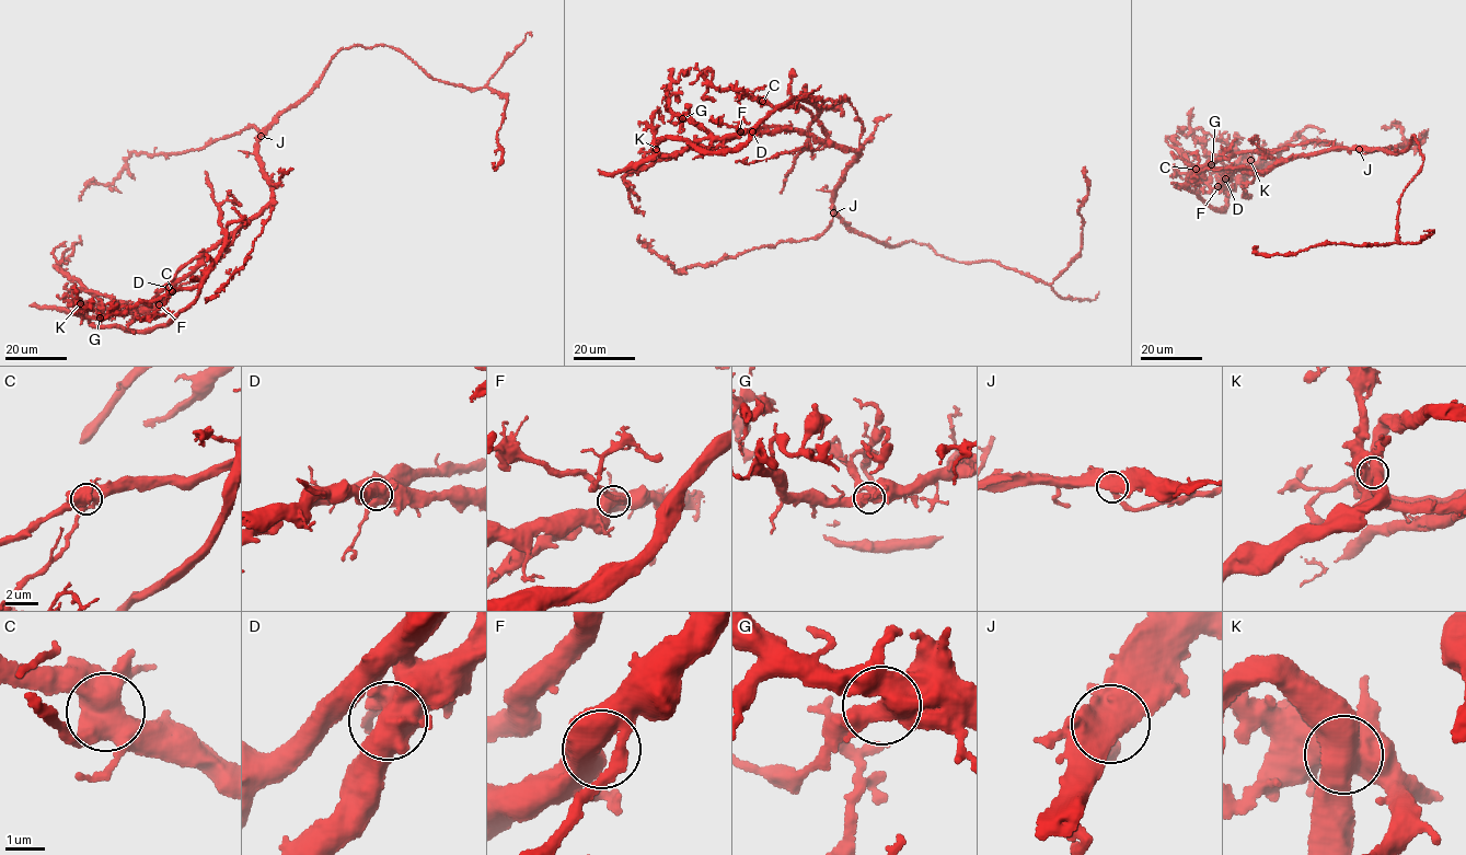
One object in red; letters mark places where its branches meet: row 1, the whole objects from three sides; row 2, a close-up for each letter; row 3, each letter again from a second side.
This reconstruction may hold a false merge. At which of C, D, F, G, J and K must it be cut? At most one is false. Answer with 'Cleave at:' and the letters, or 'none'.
Cleave at: K

